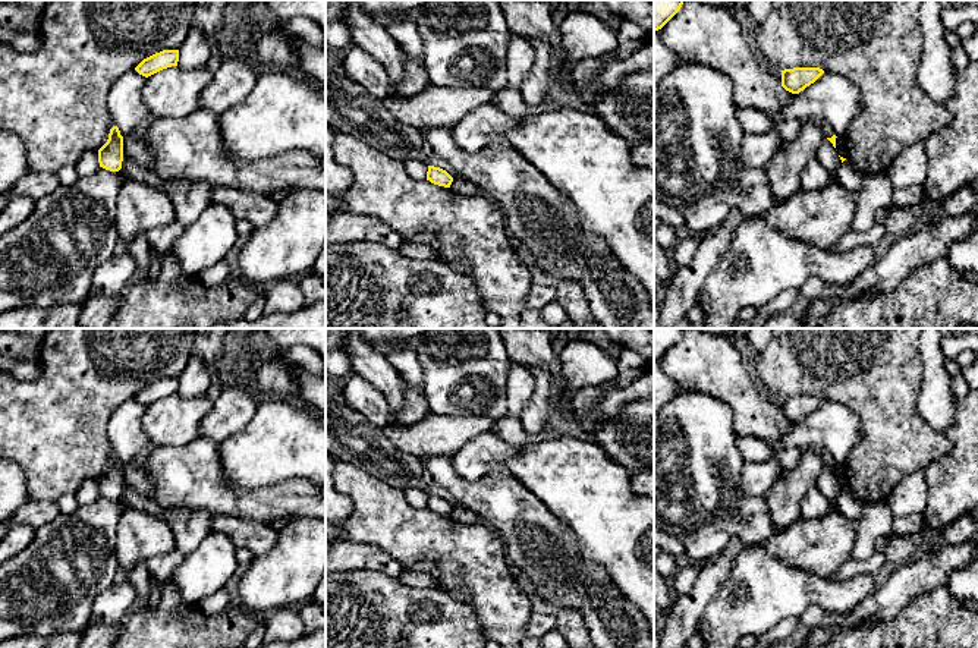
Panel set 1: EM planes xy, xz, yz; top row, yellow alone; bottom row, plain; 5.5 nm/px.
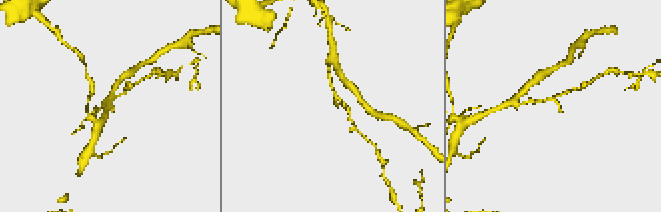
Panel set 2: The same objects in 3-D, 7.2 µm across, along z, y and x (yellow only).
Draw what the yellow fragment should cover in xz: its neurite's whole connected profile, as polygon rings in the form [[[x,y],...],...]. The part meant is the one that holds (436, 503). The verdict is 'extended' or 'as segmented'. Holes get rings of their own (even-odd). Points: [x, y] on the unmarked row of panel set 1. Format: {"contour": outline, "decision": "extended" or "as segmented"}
{"contour": [[[428,494],[427,509],[438,515],[450,516],[453,506],[440,496]]], "decision": "as segmented"}

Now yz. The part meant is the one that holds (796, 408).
{"contour": [[[820,396],[784,397],[782,399],[782,415],[792,422],[799,422],[814,412],[823,402],[824,399]]], "decision": "as segmented"}

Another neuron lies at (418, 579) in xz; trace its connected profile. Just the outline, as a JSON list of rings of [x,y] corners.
[[[405,570],[399,576],[399,579],[405,585],[419,588],[419,589],[427,589],[427,588],[441,588],[441,589],[444,589],[444,586],[435,578],[430,576],[425,572]]]

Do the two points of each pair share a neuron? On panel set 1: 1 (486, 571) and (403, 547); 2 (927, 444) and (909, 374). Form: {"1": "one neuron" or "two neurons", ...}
{"1": "one neuron", "2": "one neuron"}

